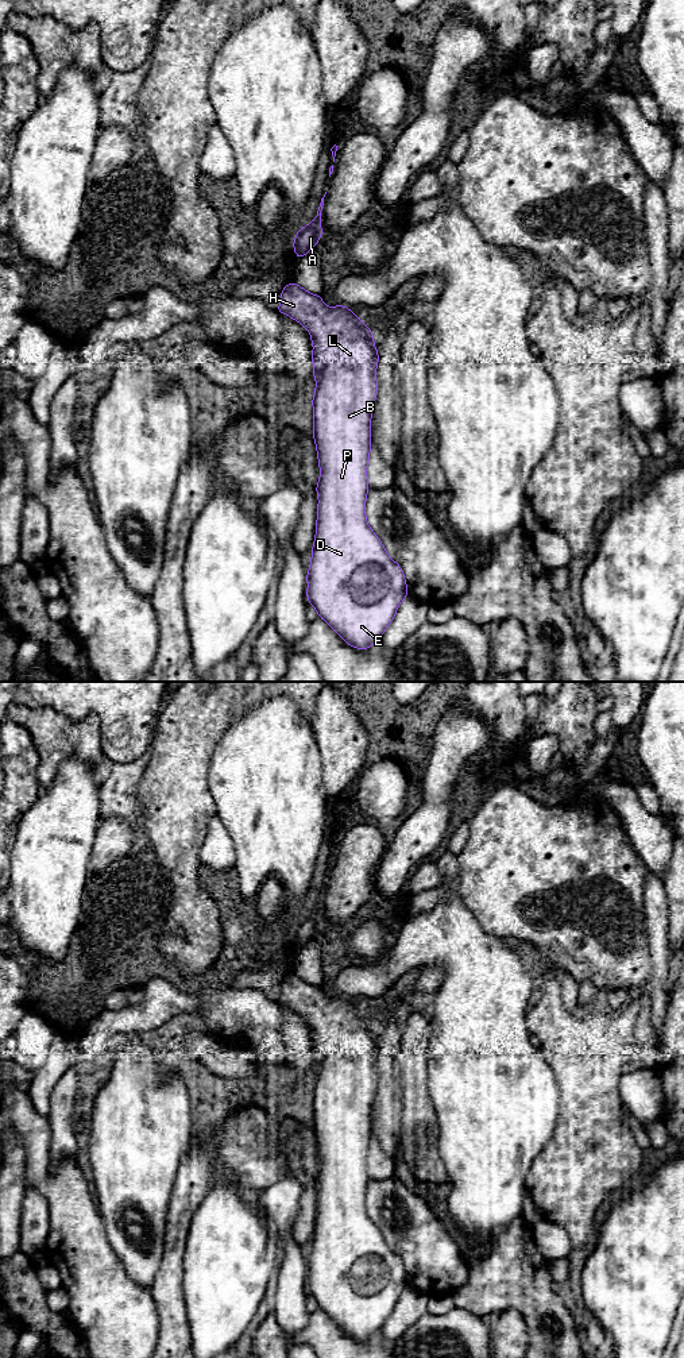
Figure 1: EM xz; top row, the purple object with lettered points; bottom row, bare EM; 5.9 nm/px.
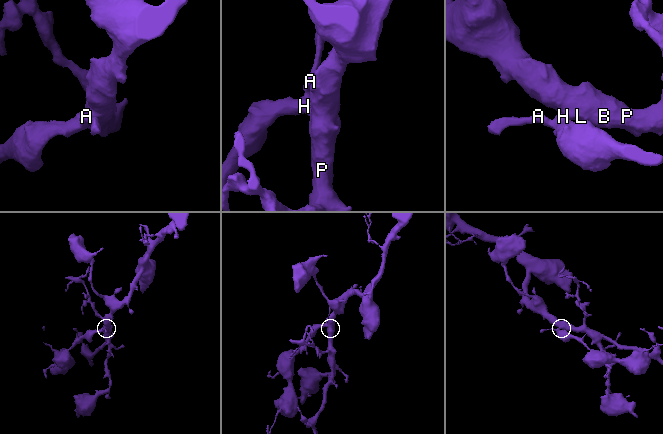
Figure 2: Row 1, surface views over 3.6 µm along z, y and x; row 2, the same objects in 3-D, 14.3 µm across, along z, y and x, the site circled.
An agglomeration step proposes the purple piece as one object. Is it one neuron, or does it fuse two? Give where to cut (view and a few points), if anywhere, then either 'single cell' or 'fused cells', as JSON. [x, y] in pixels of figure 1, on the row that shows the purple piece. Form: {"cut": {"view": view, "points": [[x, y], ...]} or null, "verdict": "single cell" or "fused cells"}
{"cut": null, "verdict": "single cell"}

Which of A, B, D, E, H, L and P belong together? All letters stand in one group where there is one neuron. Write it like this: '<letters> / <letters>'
A B D E H L P

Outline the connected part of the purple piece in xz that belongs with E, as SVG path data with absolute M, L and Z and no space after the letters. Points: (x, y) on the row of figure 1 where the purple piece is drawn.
M295 282L287 283L281 293L277 312L287 315L310 332L313 342L313 375L316 390L313 404L313 439L320 464L320 481L316 486L318 495L316 537L312 547L310 567L306 574L309 603L348 645L366 651L379 641L394 620L401 602L409 594L405 574L386 552L380 539L372 532L366 517L368 493L367 466L370 462L371 416L378 393L376 367L378 348L374 333L352 310L344 305L328 308L321 296L312 294Z

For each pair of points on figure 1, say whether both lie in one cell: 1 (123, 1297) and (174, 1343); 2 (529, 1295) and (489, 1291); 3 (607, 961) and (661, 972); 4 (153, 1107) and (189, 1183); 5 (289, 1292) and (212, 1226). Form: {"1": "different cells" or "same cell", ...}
{"1": "different cells", "2": "same cell", "3": "different cells", "4": "different cells", "5": "different cells"}

